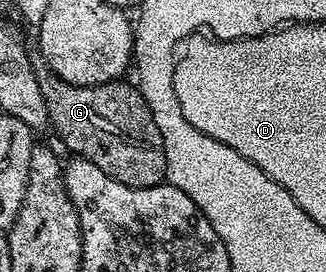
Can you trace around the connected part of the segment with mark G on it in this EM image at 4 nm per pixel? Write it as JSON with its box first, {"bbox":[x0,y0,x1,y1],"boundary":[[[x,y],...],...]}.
{"bbox":[32,57,166,188],"boundary":[[[35,57],[32,63],[44,104],[47,105],[49,125],[58,133],[59,140],[71,150],[71,155],[96,164],[100,172],[112,176],[112,180],[120,180],[120,184],[128,184],[128,188],[152,188],[166,182],[166,149],[160,128],[156,128],[156,120],[152,120],[152,112],[148,112],[148,104],[144,104],[144,96],[137,85],[130,83],[129,86],[126,80],[119,80],[99,86],[77,86],[56,76],[45,58]]]}

